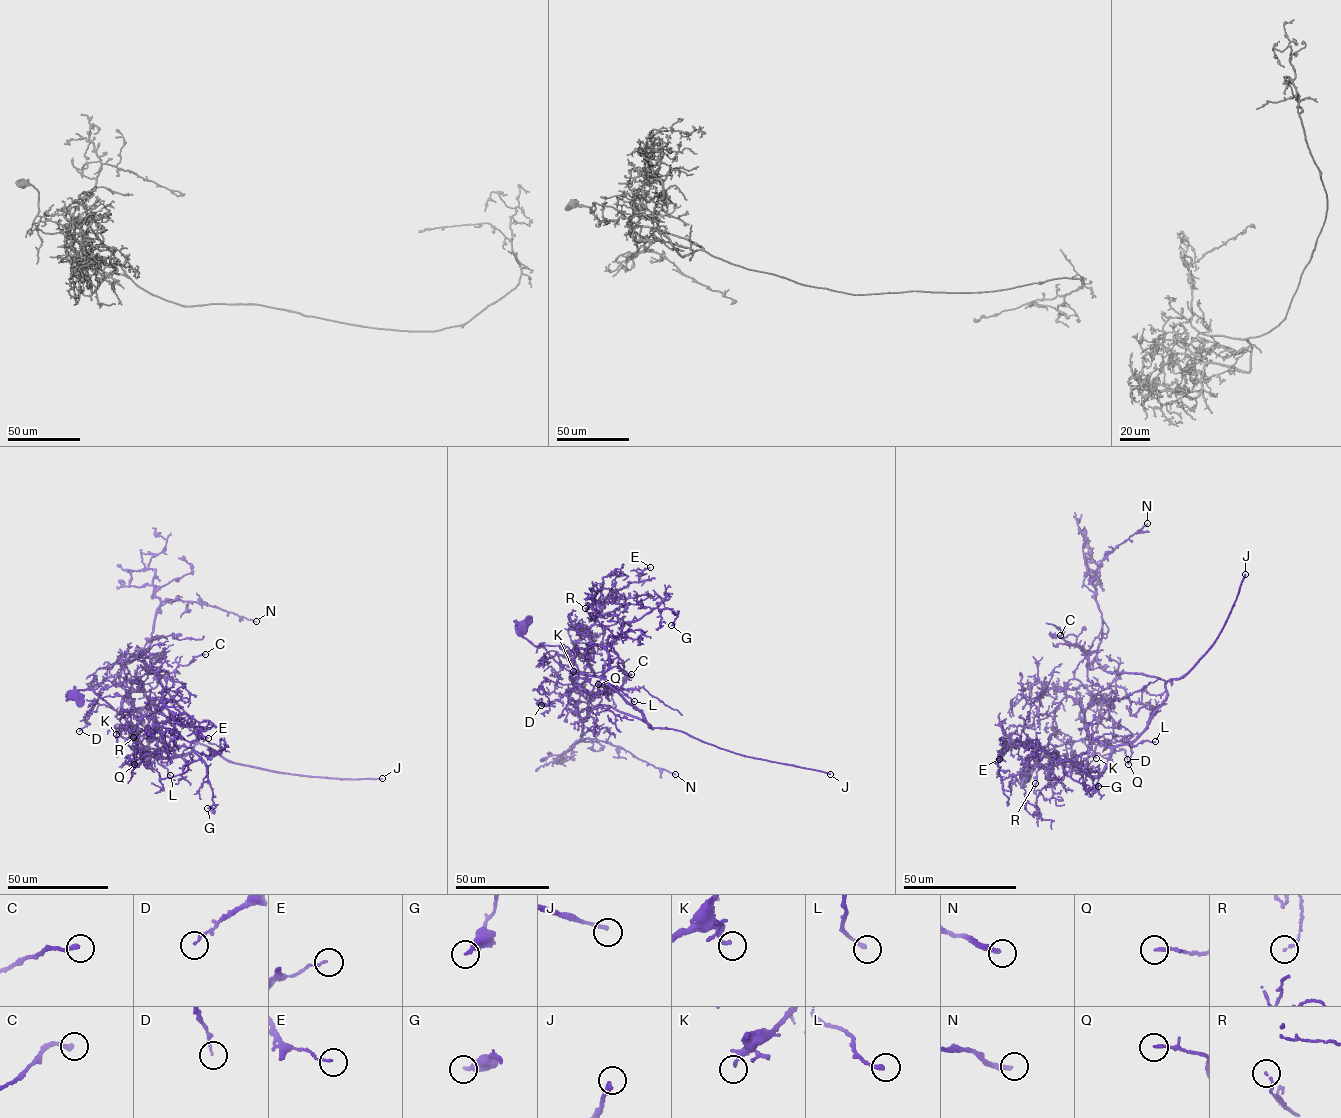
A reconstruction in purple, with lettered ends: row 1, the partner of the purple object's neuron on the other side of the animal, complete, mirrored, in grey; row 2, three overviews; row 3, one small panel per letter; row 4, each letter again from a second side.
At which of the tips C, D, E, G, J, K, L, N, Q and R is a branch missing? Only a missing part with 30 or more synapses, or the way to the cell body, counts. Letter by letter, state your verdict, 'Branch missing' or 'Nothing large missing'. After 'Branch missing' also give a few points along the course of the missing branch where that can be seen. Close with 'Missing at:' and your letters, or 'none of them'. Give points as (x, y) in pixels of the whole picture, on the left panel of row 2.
C: Nothing large missing
D: Nothing large missing
E: Nothing large missing
G: Nothing large missing
J: Branch missing
K: Nothing large missing
L: Nothing large missing
N: Branch missing. Course of what is missing: (256, 621), (275, 629), (278, 635)
Q: Nothing large missing
R: Nothing large missing
Missing at: J, N

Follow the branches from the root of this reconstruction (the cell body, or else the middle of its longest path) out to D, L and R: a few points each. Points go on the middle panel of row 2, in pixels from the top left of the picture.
D: (521, 626), (534, 645), (568, 647), (574, 685), (595, 694), (546, 678), (541, 705)
L: (521, 626), (534, 645), (568, 648), (578, 671), (572, 681), (582, 691), (614, 691), (606, 682), (634, 701)
R: (521, 626), (534, 645), (568, 648), (571, 680), (601, 676), (610, 657), (589, 640), (597, 614), (585, 608)

